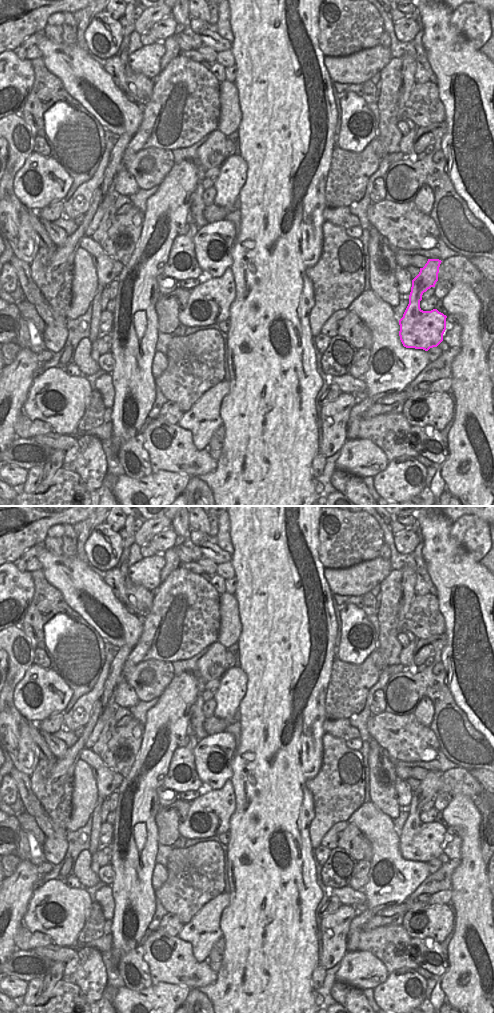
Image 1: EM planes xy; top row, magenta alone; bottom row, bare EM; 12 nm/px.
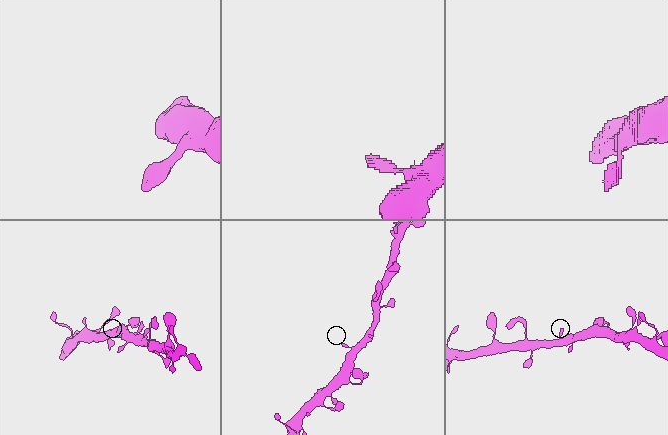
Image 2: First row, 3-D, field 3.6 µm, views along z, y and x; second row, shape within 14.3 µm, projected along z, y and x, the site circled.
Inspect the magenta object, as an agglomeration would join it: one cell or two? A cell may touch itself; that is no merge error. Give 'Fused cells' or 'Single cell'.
Single cell

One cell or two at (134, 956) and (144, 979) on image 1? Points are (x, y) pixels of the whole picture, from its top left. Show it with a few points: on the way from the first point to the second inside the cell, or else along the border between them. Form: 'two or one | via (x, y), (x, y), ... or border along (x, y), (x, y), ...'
one | via (134, 962), (141, 973)

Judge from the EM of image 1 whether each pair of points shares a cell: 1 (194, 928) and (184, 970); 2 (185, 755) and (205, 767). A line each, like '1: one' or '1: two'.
1: two
2: two

